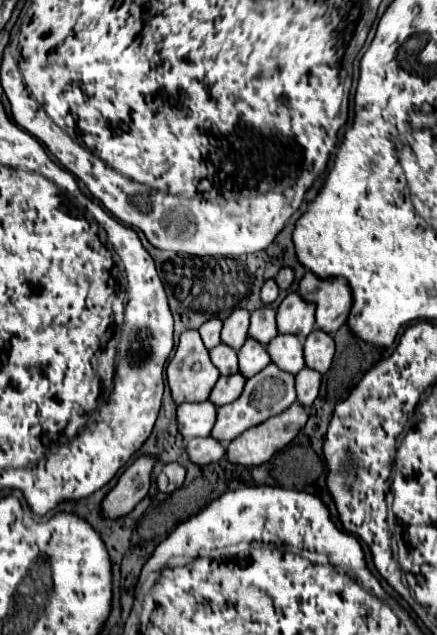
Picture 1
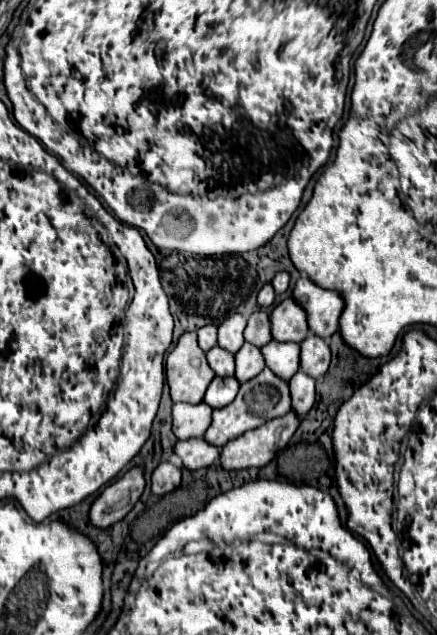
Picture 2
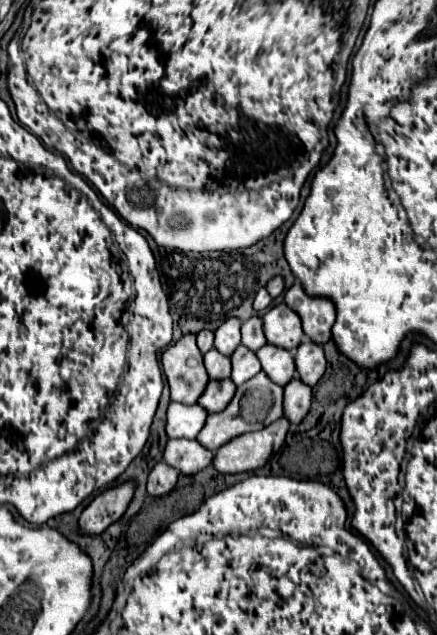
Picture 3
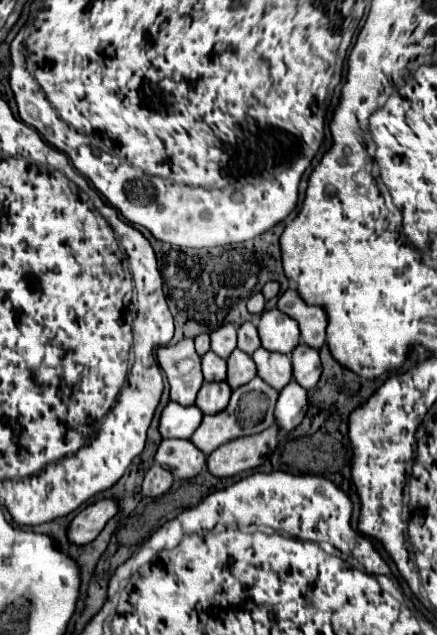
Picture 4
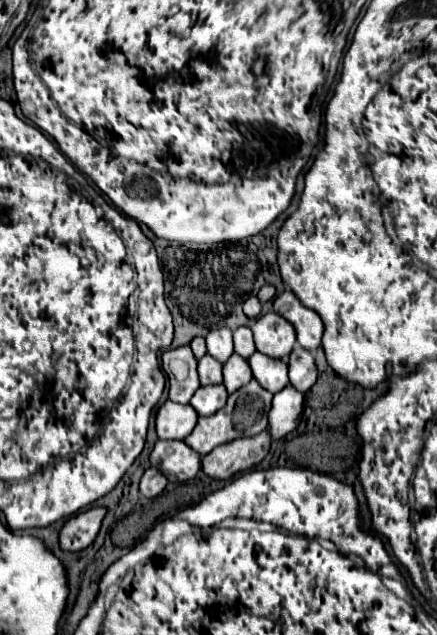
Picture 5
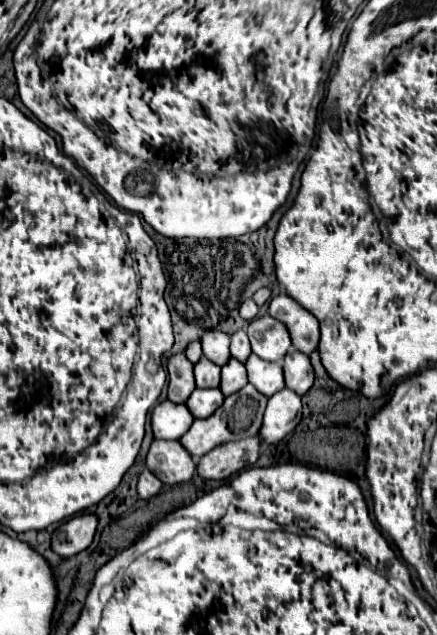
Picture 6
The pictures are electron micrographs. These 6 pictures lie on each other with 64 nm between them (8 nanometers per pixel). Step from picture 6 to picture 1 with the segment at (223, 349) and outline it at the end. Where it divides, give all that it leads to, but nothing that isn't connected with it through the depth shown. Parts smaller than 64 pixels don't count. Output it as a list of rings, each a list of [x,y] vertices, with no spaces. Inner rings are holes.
[[[234,310],[226,320],[222,328],[222,342],[232,346],[234,350],[240,350],[248,338],[248,322],[250,312],[248,310]]]

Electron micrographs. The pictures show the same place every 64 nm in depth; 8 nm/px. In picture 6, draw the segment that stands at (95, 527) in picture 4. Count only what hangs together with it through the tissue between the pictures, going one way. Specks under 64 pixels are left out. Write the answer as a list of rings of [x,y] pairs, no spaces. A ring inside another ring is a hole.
[[[80,514],[62,522],[62,526],[58,526],[58,530],[52,536],[54,552],[68,558],[86,550],[92,544],[96,526],[98,526],[96,514]]]

